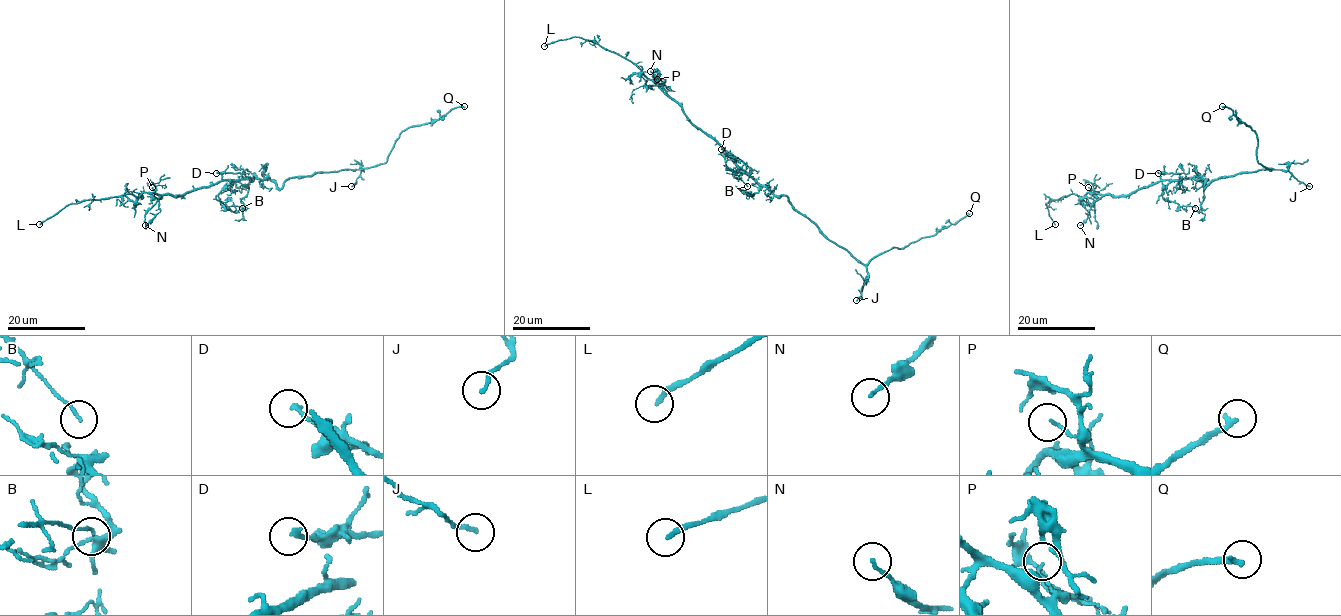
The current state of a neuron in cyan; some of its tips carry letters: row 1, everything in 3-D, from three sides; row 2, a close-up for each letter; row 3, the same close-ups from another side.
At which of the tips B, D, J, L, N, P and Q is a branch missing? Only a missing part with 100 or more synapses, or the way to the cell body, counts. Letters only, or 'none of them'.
L

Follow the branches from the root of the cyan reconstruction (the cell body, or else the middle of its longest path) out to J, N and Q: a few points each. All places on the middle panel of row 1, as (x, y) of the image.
J: (761, 185), (775, 195), (785, 196), (824, 235), (866, 266), (868, 278), (856, 300)
N: (761, 185), (690, 121), (665, 90), (665, 80), (658, 79), (650, 71)
Q: (761, 185), (785, 196), (824, 235), (864, 264), (892, 247), (902, 248), (934, 236), (969, 213)

